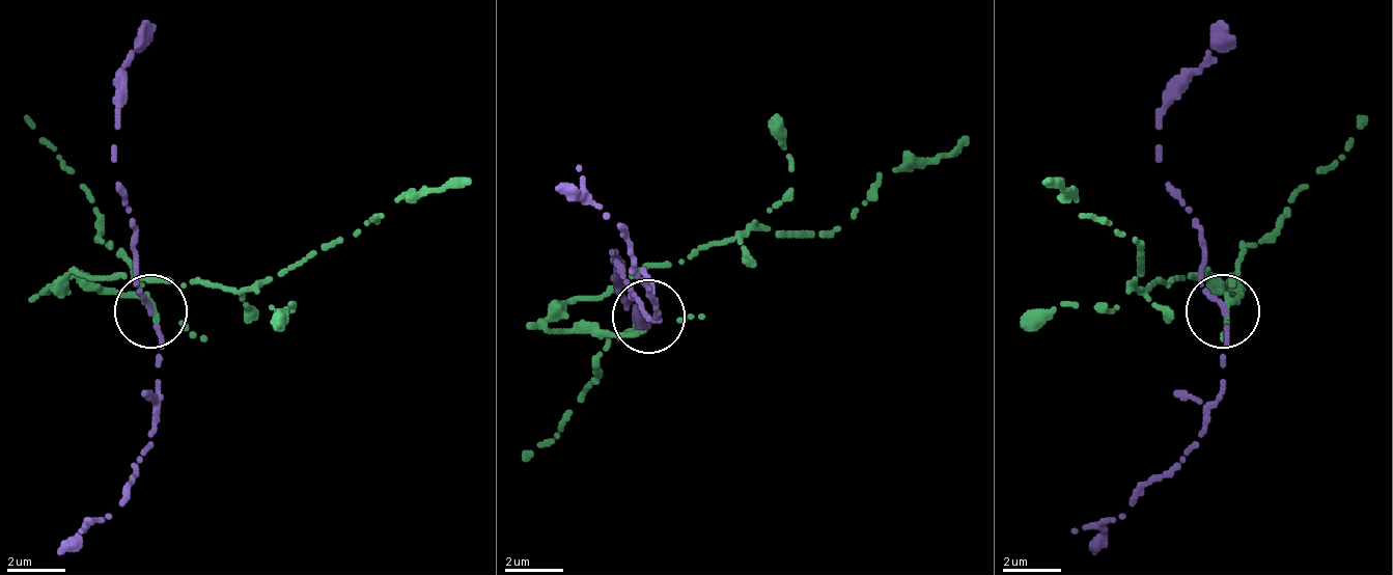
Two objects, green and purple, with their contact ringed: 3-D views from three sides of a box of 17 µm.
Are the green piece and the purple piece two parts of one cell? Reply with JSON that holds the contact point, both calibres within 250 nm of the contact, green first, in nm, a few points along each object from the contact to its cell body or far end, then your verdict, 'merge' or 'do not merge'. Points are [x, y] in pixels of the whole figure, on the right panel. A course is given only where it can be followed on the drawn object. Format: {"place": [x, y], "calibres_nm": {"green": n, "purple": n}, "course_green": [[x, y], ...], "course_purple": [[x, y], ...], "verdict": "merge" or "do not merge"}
{"place": [1223, 310], "calibres_nm": {"green": 170, "purple": 240}, "course_green": [[1225, 305], [1240, 298], [1240, 283], [1180, 276], [1144, 291], [1137, 240], [1078, 217], [1070, 195], [1041, 181]], "course_purple": [[1225, 312], [1202, 283], [1202, 224], [1159, 159], [1159, 107], [1195, 71], [1225, 20]], "verdict": "do not merge"}

